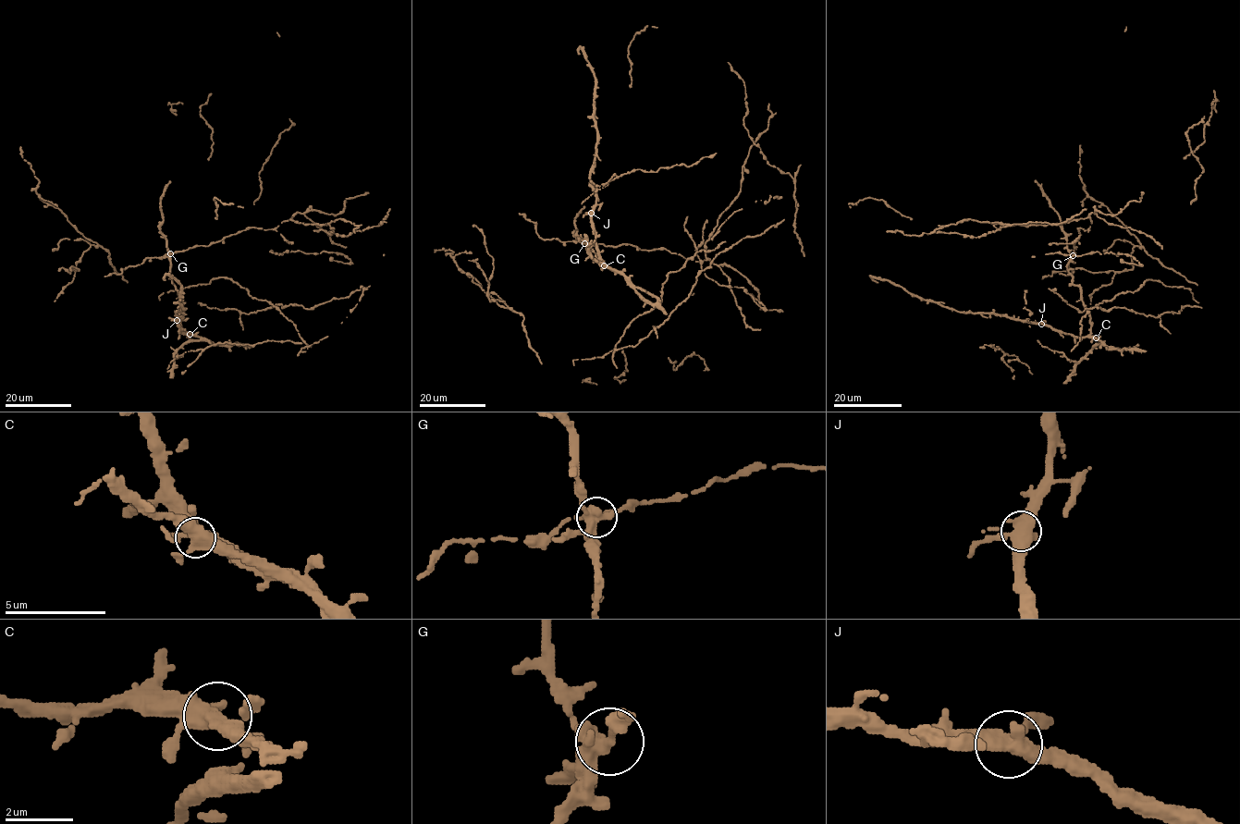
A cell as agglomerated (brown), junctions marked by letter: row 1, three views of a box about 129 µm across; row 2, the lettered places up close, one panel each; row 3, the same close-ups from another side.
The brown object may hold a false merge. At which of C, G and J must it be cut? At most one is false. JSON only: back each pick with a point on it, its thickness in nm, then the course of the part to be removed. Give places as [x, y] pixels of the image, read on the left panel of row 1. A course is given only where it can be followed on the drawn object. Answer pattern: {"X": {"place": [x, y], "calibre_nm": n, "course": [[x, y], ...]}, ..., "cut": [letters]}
{"cut": []}

